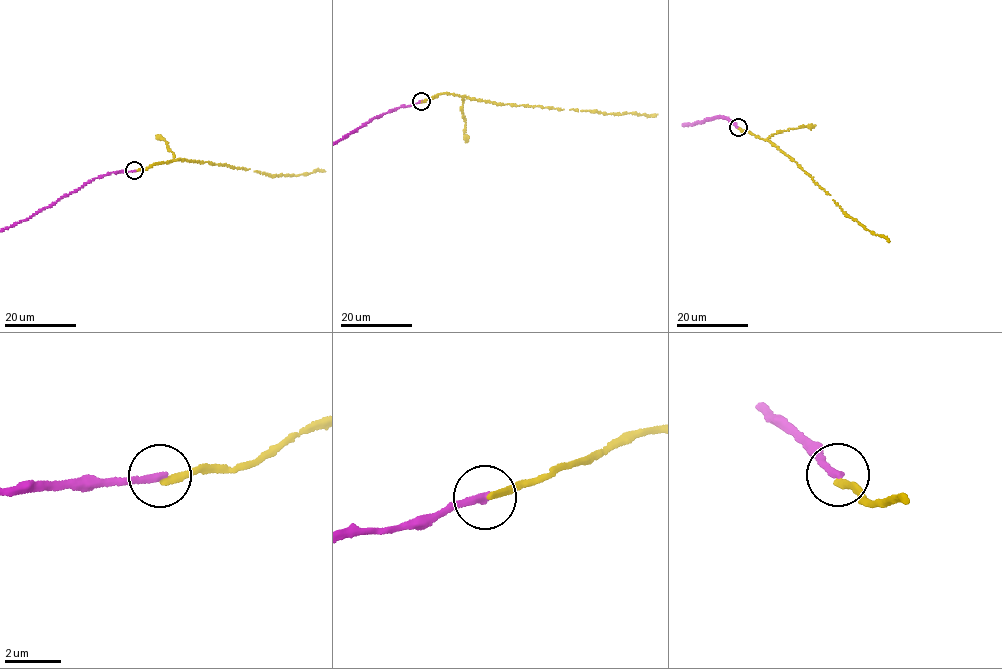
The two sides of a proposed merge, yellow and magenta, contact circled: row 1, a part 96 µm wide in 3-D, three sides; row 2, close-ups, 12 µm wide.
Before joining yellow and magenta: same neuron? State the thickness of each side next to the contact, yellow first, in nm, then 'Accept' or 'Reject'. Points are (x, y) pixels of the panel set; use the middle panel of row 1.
Thickness 200 nm (yellow) against 280 nm. Reject

